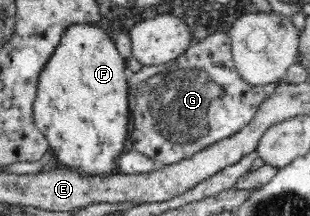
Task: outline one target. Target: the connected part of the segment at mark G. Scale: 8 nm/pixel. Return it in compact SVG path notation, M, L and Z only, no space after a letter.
M215 31L191 44L175 65L138 85L135 110L132 111L133 129L128 133L132 149L161 166L189 159L194 153L237 133L252 120L258 107L273 96L277 87L285 84L285 81L263 86L247 84L236 68L230 36L225 32Z

